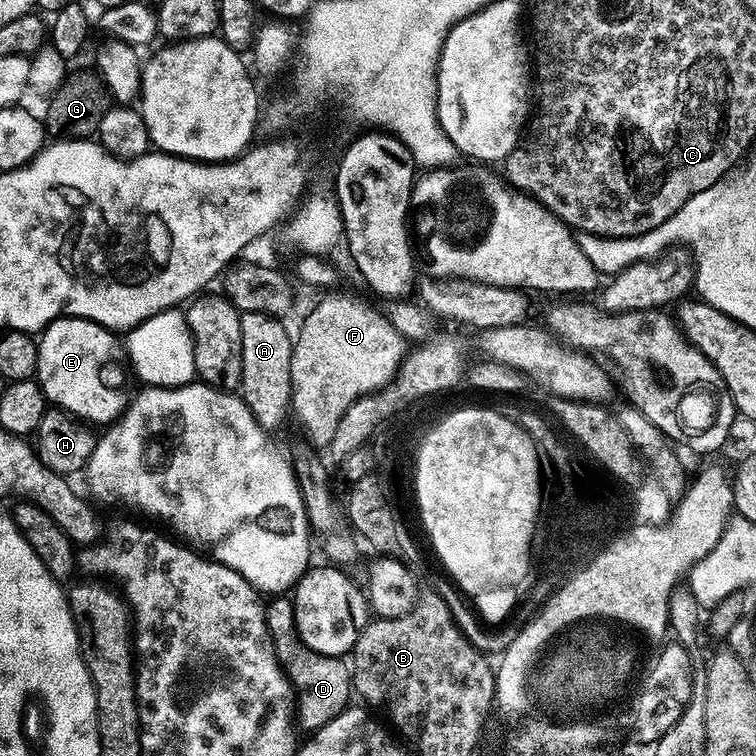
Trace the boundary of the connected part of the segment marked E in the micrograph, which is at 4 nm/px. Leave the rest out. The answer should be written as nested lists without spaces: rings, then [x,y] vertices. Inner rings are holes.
[[[61,316],[53,324],[49,324],[39,333],[36,349],[38,350],[38,366],[35,381],[44,391],[45,401],[57,408],[64,408],[71,416],[77,416],[93,426],[107,426],[124,413],[128,407],[130,392],[124,389],[124,383],[130,380],[130,372],[126,367],[126,348],[115,331],[103,328],[92,320],[83,320],[77,316]]]

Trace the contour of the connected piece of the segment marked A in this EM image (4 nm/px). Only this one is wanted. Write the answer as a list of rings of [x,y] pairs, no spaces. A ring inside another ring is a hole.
[[[261,312],[240,313],[242,330],[242,366],[238,395],[244,399],[246,406],[263,428],[275,430],[287,416],[290,416],[292,402],[292,379],[290,378],[290,358],[292,357],[293,333],[284,329],[285,321]]]

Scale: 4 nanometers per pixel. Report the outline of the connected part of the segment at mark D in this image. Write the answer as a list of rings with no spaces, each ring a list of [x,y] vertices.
[[[280,594],[269,599],[264,617],[268,623],[268,632],[272,635],[272,644],[276,647],[276,656],[279,657],[288,679],[292,681],[299,727],[315,730],[326,726],[326,722],[338,718],[338,714],[349,707],[351,700],[348,699],[353,699],[352,669],[349,661],[339,656],[318,654],[310,646],[306,646],[306,642],[302,642],[302,638],[296,633],[296,614],[292,611],[287,595]]]

